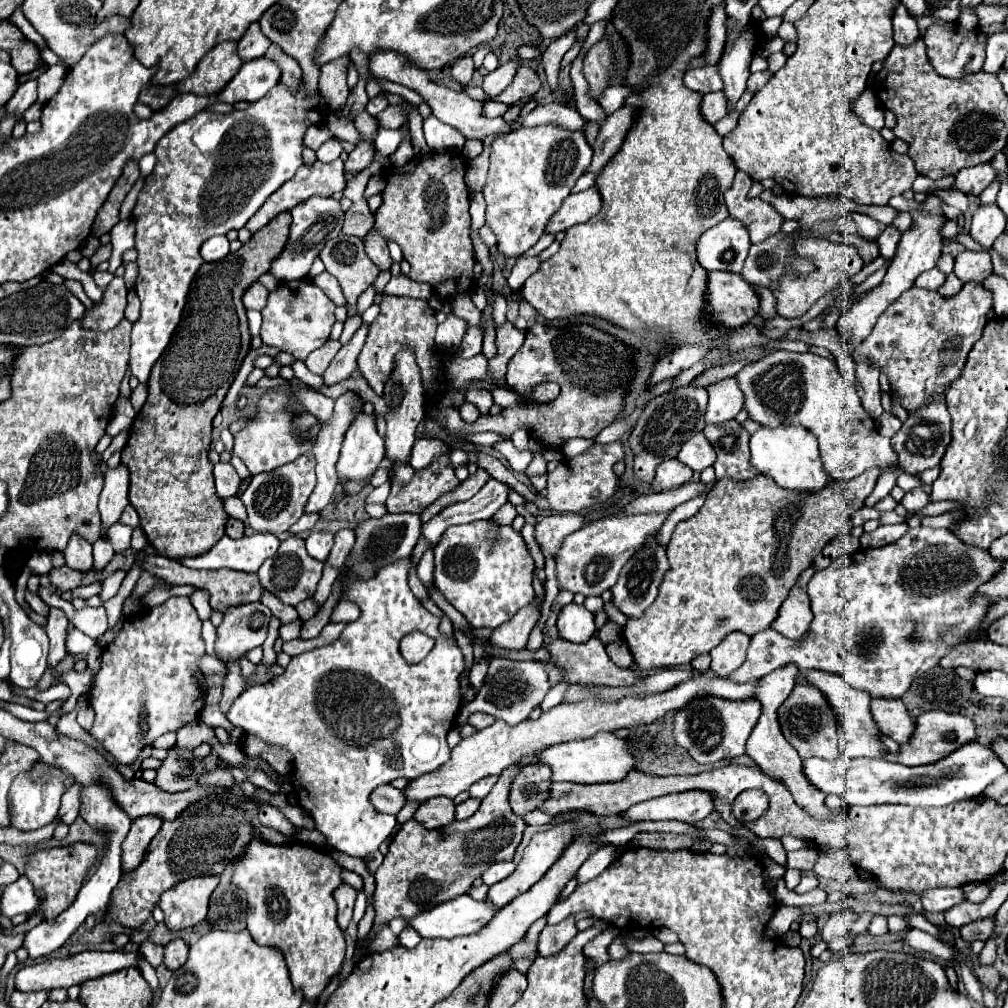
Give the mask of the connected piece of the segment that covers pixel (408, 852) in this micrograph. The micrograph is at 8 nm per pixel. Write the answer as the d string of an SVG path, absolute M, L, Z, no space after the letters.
M540 752L522 758L520 762L508 766L492 792L482 800L476 814L462 822L452 822L438 830L426 830L416 820L408 820L394 834L384 862L376 870L376 918L380 922L392 920L396 916L412 918L420 910L428 910L436 904L452 900L460 894L466 894L476 878L498 860L512 860L516 846L524 834L524 820L512 814L508 804L508 790L520 768L528 764L538 764Z

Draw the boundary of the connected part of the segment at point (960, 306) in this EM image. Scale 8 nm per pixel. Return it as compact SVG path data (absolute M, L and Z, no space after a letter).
M980 282L964 284L964 288L950 298L914 286L878 318L872 334L852 350L852 360L872 362L876 370L888 376L892 392L904 410L920 410L920 406L932 402L936 394L946 392L948 386L960 378L968 352L986 326L986 312L990 308L992 292Z

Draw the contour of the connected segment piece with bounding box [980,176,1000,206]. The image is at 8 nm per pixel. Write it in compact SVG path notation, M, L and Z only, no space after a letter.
M996 176L996 180L990 184L990 188L988 188L988 190L984 190L984 192L980 194L980 206L996 202L996 194L998 194L998 190L1000 190L1000 178Z

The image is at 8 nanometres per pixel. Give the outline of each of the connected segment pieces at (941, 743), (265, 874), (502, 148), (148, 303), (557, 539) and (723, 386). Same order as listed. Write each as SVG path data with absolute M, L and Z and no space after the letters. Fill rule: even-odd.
M924 712L916 718L916 732L912 734L910 742L902 746L902 752L896 754L888 754L886 758L892 762L902 762L907 766L919 766L938 762L940 758L946 758L948 754L952 754L952 750L974 742L976 740L976 726L970 718L962 716L962 714L948 714L948 712Z
M258 836L248 844L246 854L234 862L234 884L248 894L248 932L258 942L258 946L270 946L284 954L290 980L294 990L304 994L304 1000L314 1002L330 980L338 974L344 960L344 934L336 924L336 900L332 892L342 884L342 868L329 854L316 852L306 844L284 844L272 846L262 842Z
M524 126L524 130L514 130L512 134L504 134L494 140L490 172L482 194L486 198L486 224L496 234L496 248L504 256L520 256L538 242L538 238L544 234L548 218L560 208L574 182L588 168L590 160L592 148L586 142L584 134L580 134L580 130L564 130L562 126Z
M302 80L296 92L290 92L284 84L276 84L264 98L250 104L244 112L234 110L226 116L214 112L200 112L188 122L172 128L158 140L154 150L154 154L158 156L158 164L154 172L146 178L146 184L138 194L138 202L132 210L132 220L136 224L134 248L138 252L136 294L142 302L142 314L138 322L132 326L130 368L140 382L148 382L150 368L170 343L182 318L192 278L204 264L202 258L198 258L200 244L210 236L226 234L228 230L240 230L268 200L268 196L296 174L296 170L302 166L302 138L306 130L314 124L324 122L326 116L328 104L320 94L310 94ZM202 128L206 146L200 148L192 142L192 136Z
M554 512L554 514L546 516L546 518L542 518L534 528L534 538L536 538L538 546L540 546L540 552L542 552L544 560L546 558L556 560L556 554L558 554L558 550L562 546L562 540L568 534L580 530L582 526L584 526L584 512L580 512L580 514Z
M734 376L710 384L706 390L708 390L708 410L706 410L708 424L724 424L732 420L744 406L744 394Z

